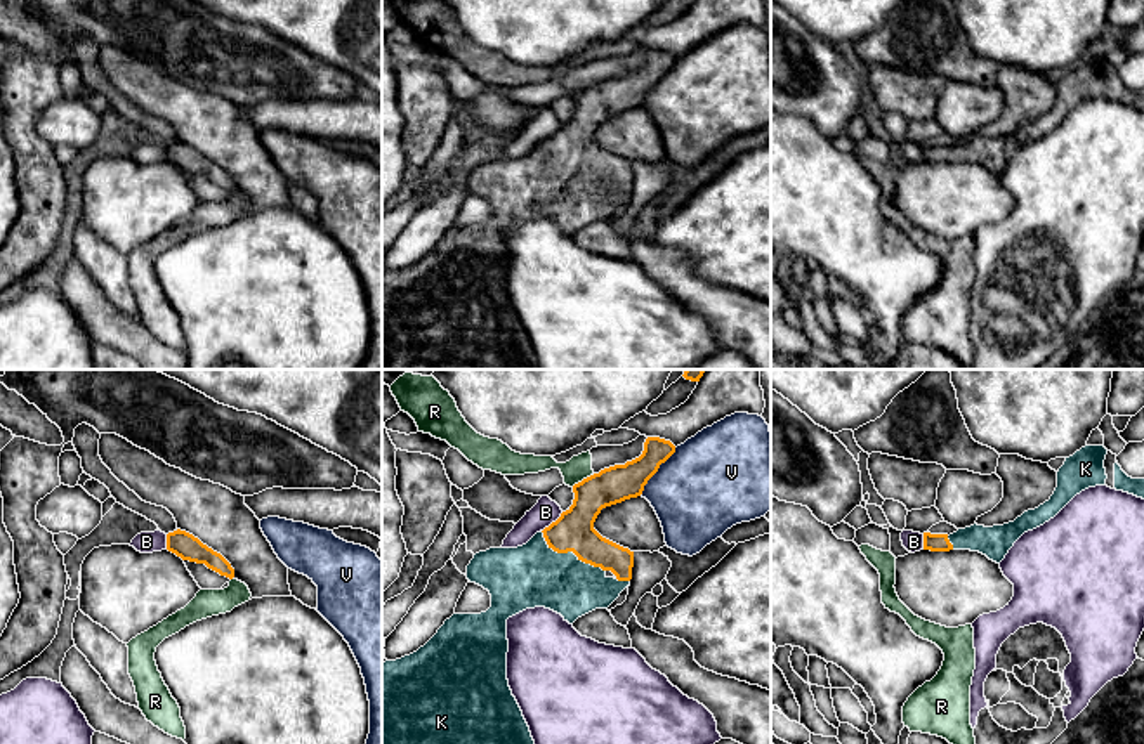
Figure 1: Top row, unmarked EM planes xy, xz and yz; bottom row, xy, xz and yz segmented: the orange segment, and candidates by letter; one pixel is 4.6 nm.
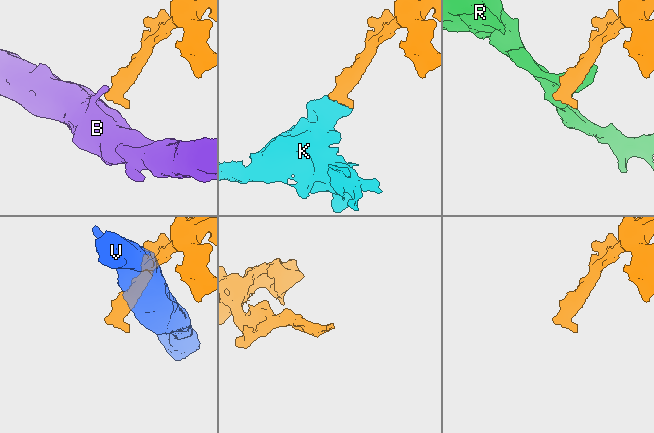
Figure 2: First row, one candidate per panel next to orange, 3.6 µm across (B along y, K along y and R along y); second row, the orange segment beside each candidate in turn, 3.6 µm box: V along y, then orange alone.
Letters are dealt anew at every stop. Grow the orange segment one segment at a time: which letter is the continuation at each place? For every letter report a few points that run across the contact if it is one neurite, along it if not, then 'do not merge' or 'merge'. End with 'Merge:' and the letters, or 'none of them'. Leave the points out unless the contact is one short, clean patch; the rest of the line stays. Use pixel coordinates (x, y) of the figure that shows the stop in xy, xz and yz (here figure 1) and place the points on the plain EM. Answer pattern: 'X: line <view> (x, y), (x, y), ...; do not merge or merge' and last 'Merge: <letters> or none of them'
B: line xz (563, 124), (542, 143); do not merge
K: line xz (573, 143), (570, 162), (549, 182), (528, 188); merge
R: do not merge
V: do not merge
Merge: K

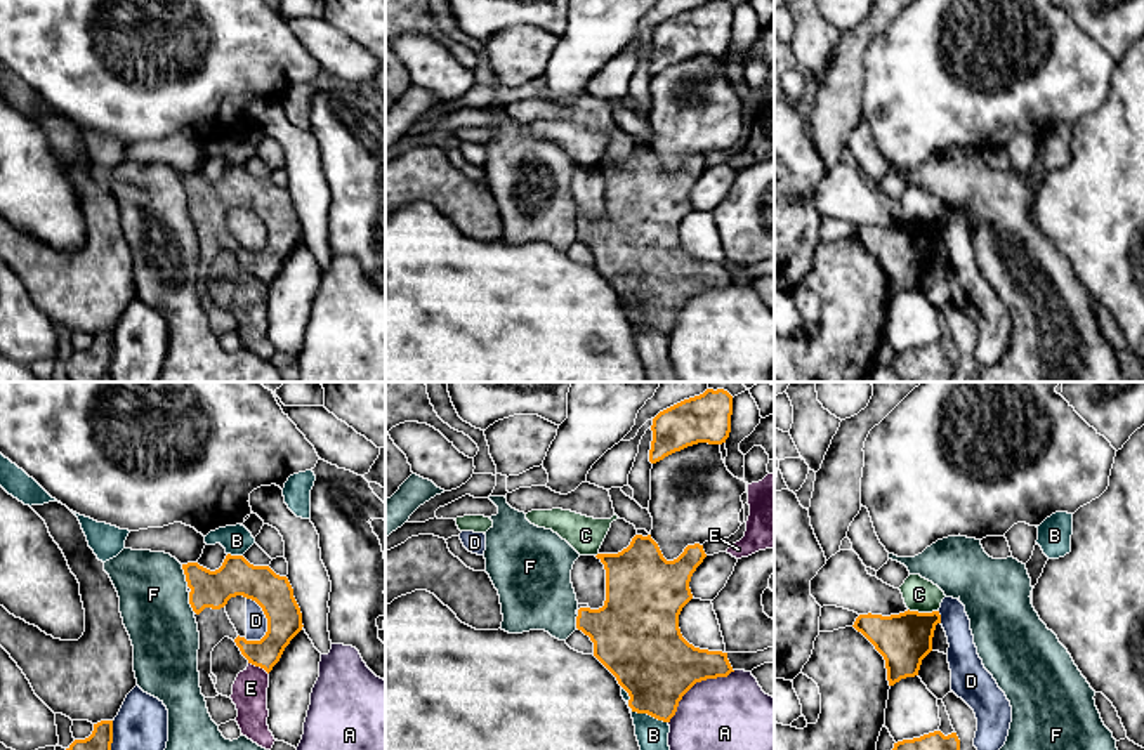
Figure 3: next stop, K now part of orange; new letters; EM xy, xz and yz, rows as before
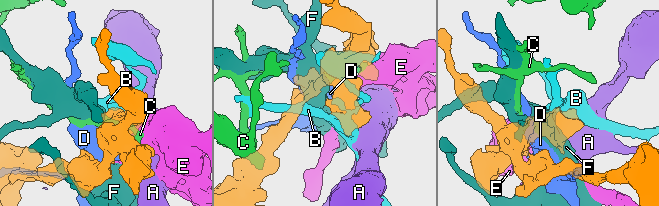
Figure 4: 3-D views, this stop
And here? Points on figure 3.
A: do not merge
B: do not merge
C: do not merge
D: do not merge
E: do not merge
F: do not merge
Merge: none of them

